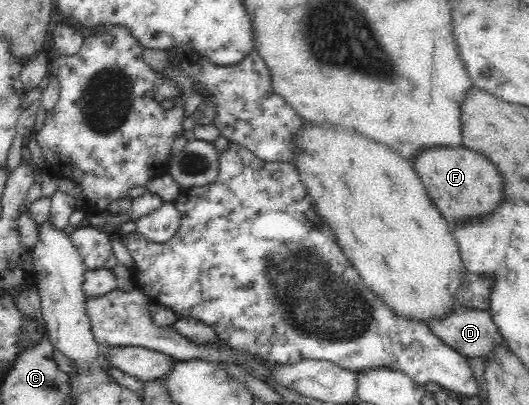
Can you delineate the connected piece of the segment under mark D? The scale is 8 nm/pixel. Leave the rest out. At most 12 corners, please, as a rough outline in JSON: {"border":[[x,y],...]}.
{"border":[[456,305],[432,334],[462,356],[503,344],[488,310]]}

